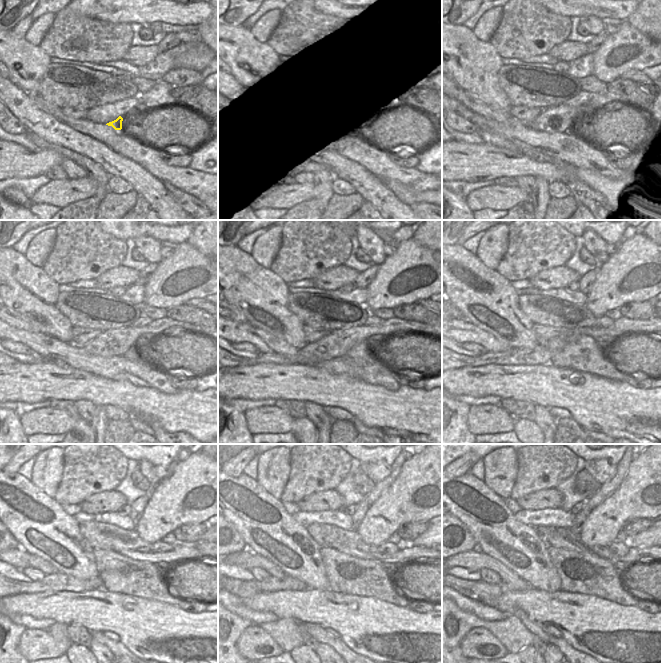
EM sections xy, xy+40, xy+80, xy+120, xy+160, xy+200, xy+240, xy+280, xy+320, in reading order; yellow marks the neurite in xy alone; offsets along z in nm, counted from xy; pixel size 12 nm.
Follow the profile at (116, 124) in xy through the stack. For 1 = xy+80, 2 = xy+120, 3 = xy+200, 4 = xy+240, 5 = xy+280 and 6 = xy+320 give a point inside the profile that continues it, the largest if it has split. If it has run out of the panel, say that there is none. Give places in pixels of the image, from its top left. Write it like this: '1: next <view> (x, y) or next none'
1: next xy+80 (557, 119)
2: next xy+120 (111, 343)
3: next xy+200 (540, 355)
4: next xy+240 (58, 582)
5: next xy+280 (272, 583)
6: next xy+320 (501, 584)

